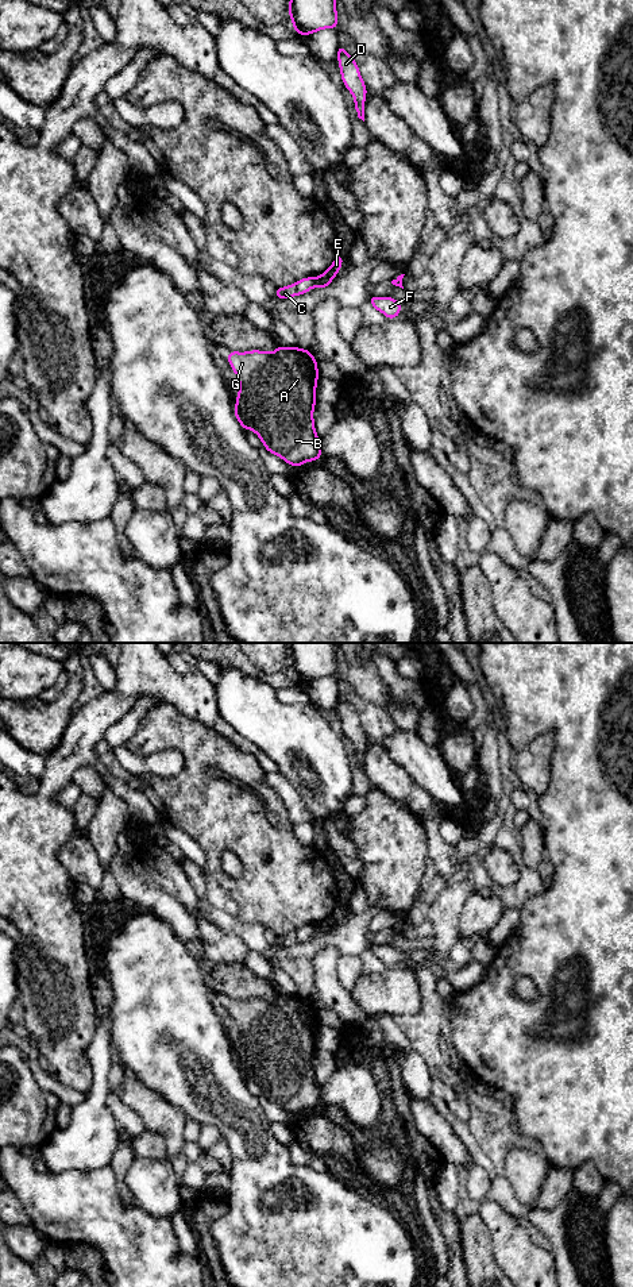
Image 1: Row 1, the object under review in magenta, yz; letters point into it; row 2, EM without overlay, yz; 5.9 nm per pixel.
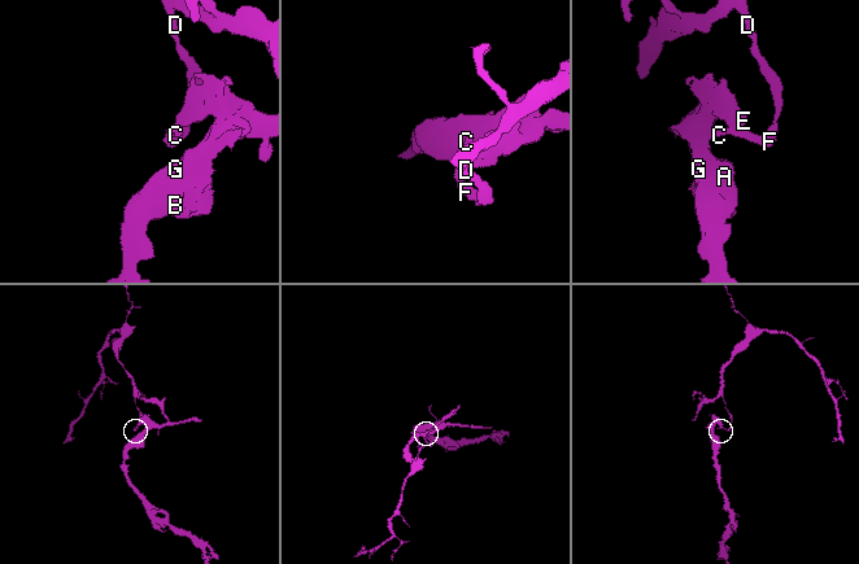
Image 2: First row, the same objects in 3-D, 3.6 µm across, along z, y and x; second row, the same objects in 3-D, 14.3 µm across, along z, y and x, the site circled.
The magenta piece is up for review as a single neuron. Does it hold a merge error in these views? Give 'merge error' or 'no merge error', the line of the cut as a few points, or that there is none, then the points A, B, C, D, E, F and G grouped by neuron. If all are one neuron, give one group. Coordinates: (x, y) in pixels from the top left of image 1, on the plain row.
merge error; cut yz (320, 924), (332, 925); groups A B E G / C D F

